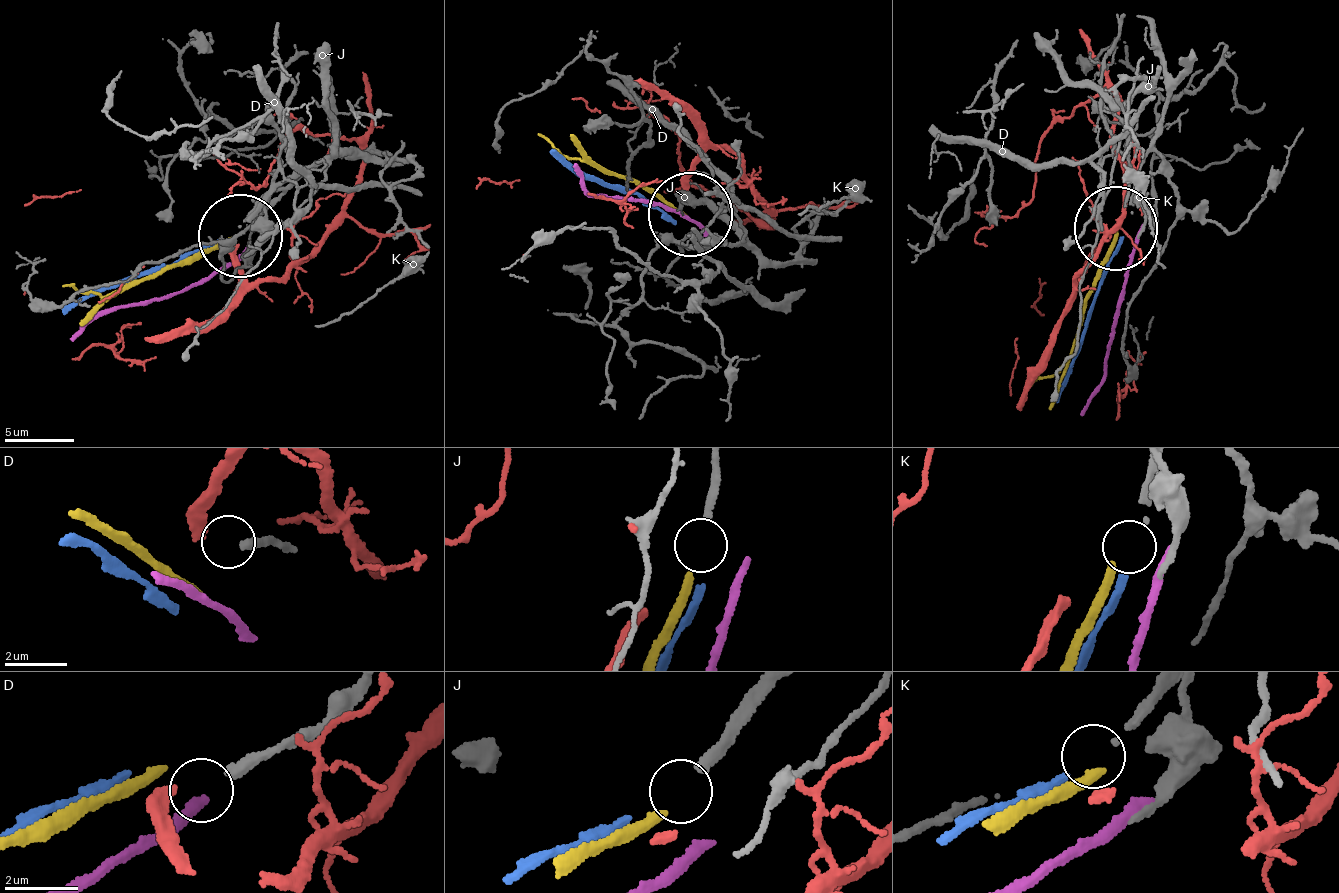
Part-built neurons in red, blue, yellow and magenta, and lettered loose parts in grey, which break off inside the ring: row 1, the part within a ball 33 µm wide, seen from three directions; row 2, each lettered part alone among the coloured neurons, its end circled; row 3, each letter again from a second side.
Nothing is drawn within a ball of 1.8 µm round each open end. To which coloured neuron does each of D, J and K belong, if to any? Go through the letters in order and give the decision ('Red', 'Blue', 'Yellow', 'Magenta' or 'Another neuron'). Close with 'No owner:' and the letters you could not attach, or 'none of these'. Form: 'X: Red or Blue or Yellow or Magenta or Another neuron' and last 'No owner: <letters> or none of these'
D: Another neuron
J: Yellow
K: Blue
No owner: D

